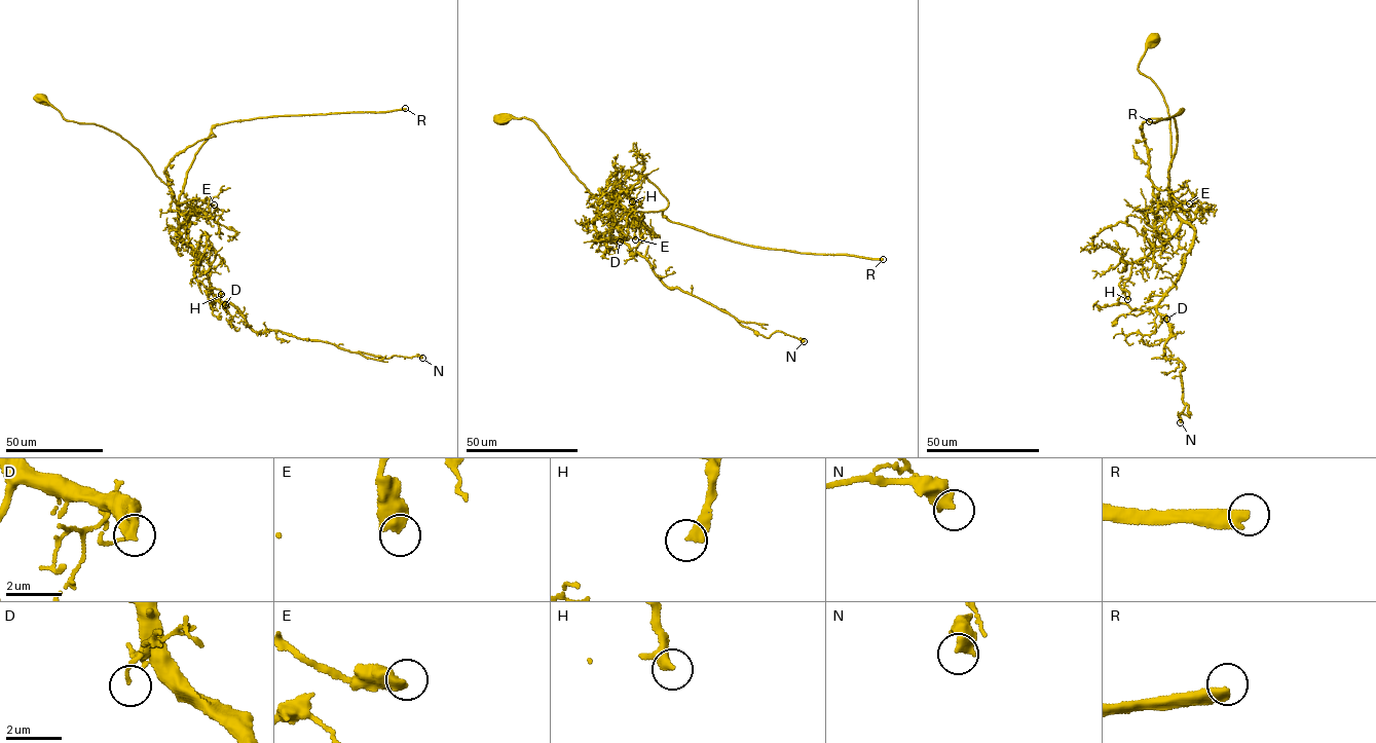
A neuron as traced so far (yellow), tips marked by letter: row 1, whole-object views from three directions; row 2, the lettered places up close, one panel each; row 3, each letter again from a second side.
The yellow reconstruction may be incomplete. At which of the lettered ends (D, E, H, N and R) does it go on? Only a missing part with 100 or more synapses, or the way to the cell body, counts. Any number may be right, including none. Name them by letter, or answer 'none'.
R

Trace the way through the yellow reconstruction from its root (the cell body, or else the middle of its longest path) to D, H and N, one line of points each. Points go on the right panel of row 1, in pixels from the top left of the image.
D: (1154, 39), (1137, 68), (1167, 108), (1168, 193), (1194, 231), (1179, 279), (1156, 308), (1166, 319)
H: (1154, 39), (1137, 68), (1167, 108), (1167, 190), (1181, 227), (1133, 263), (1119, 285), (1127, 299)
N: (1154, 39), (1137, 68), (1167, 108), (1168, 193), (1194, 231), (1156, 309), (1164, 357), (1184, 367), (1180, 422)

